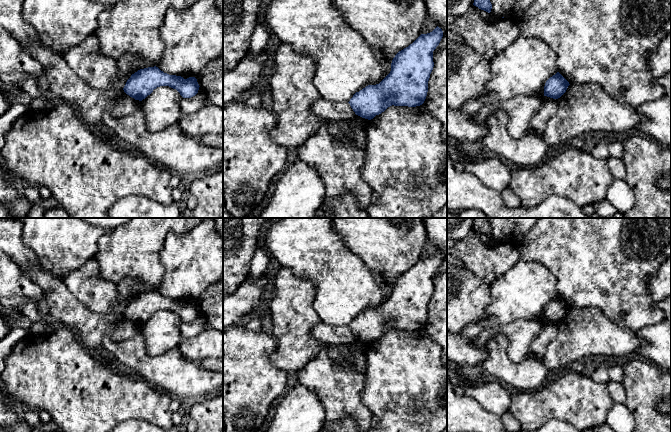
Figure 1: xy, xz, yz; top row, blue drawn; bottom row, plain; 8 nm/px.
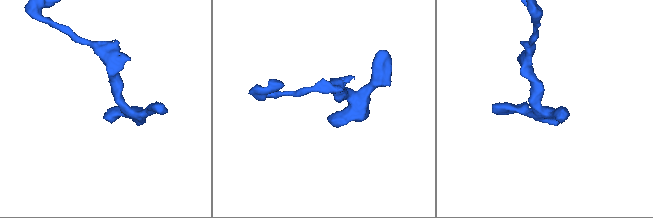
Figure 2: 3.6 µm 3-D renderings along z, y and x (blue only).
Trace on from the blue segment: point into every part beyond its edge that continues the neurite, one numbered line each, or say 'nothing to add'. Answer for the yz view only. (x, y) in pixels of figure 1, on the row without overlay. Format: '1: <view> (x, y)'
nothing to add

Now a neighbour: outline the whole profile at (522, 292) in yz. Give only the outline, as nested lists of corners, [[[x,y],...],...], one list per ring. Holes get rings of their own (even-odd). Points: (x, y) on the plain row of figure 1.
[[[519,260],[490,284],[491,303],[488,318],[455,334],[447,331],[447,365],[480,365],[488,349],[474,344],[484,329],[518,322],[521,319],[544,319],[546,305],[557,294],[556,277],[542,264]]]

